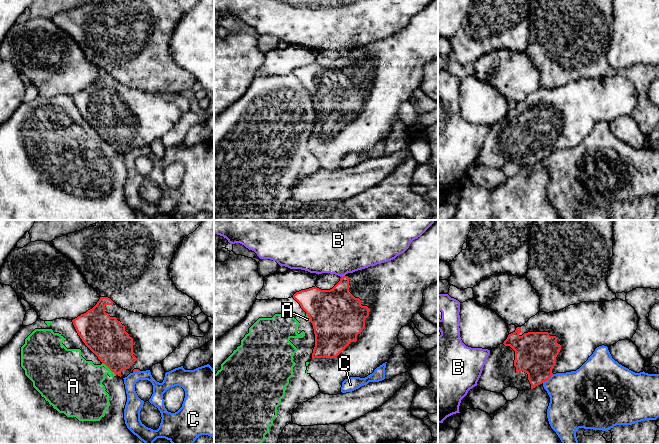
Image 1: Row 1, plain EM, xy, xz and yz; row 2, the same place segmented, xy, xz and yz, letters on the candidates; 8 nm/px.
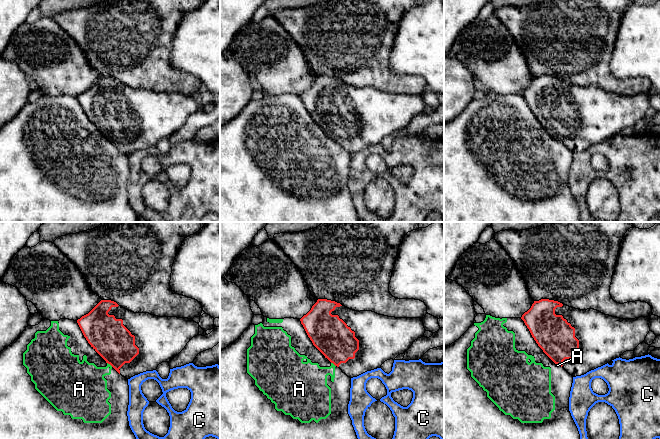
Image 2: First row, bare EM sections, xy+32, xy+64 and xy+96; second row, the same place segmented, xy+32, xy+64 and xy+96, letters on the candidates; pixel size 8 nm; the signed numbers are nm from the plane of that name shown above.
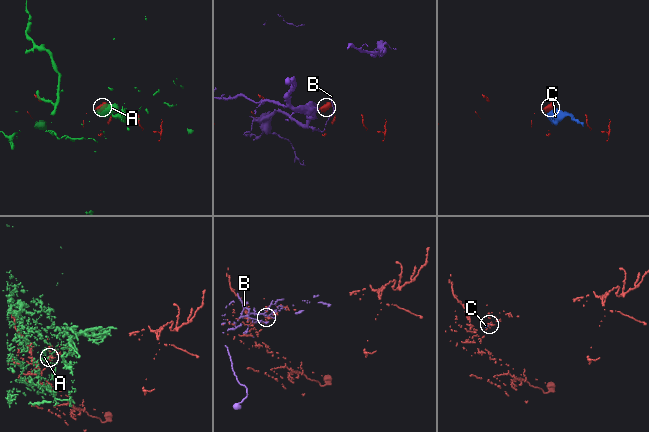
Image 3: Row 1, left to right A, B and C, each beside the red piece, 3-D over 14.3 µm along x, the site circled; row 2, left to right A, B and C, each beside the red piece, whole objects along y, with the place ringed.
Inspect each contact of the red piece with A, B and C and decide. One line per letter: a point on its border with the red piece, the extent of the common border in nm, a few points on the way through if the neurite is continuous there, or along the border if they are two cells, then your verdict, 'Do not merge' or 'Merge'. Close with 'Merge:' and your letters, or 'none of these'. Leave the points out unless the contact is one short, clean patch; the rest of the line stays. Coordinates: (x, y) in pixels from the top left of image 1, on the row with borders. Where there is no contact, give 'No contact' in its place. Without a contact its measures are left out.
A: Touches red at xy (109, 368). Shared border 160 nm. Do not merge
B: Touches red at xz (343, 276). Shared border 40 nm. Do not merge
C: Touches red at yz (547, 379). Shared border 120 nm. Boundary: yz (553, 374), (542, 382). Do not merge
Merge: none of these

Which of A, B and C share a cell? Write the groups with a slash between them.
A / B / C

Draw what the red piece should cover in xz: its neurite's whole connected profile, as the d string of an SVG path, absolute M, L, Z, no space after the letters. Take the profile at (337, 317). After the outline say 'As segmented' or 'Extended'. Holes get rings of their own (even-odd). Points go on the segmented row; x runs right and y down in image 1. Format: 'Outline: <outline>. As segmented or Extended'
Outline: M438 220L417 239L409 248L395 259L370 266L343 276L330 290L312 287L293 295L308 315L315 334L315 347L312 359L307 366L308 374L318 383L323 394L341 394L342 382L349 377L365 378L387 362L398 342L402 327L407 326L412 317L419 313L423 303L423 292L438 282Z. Extended

